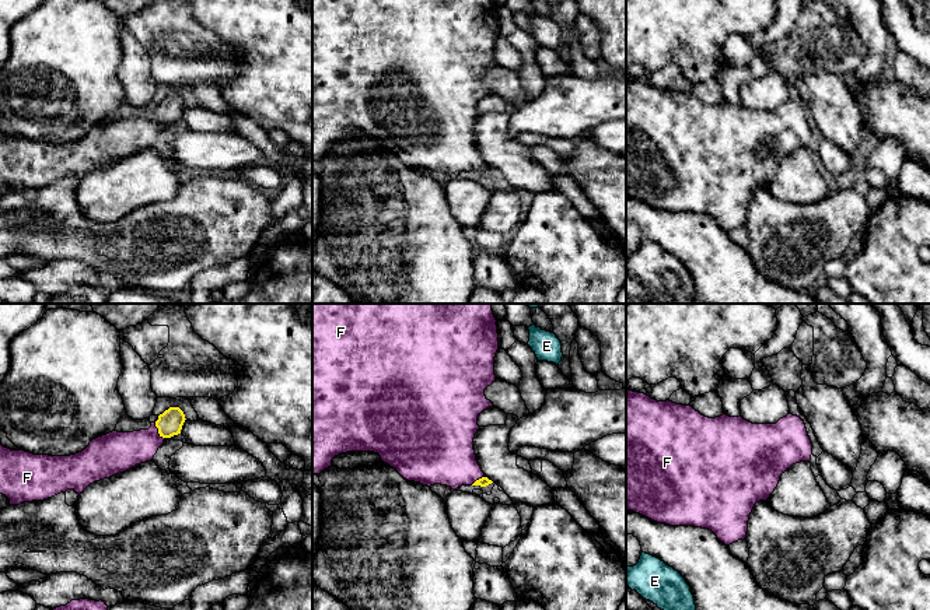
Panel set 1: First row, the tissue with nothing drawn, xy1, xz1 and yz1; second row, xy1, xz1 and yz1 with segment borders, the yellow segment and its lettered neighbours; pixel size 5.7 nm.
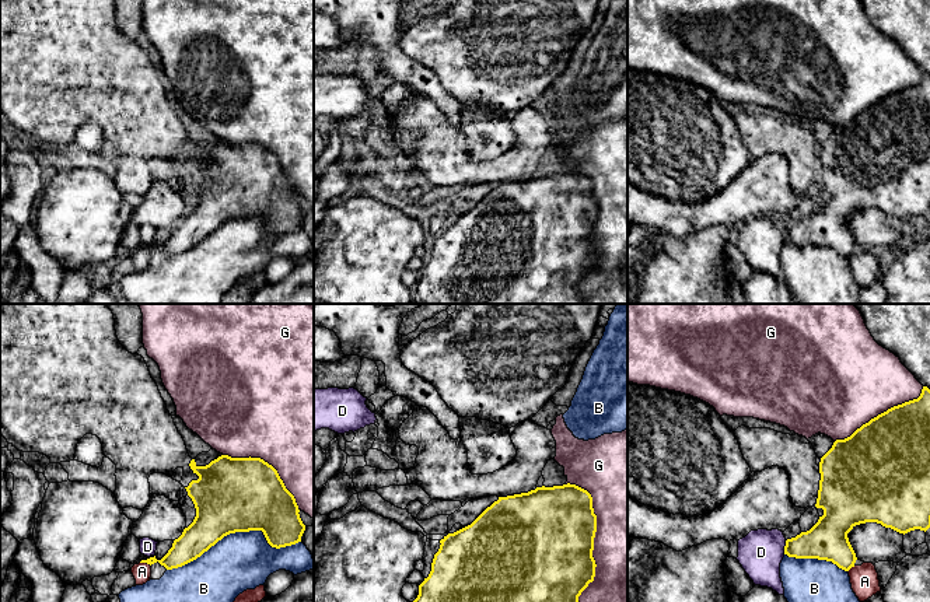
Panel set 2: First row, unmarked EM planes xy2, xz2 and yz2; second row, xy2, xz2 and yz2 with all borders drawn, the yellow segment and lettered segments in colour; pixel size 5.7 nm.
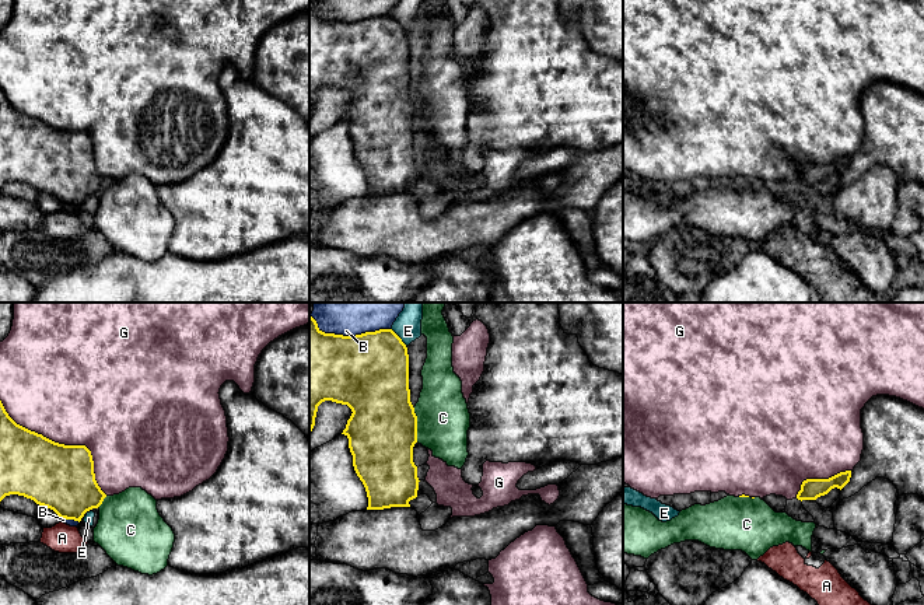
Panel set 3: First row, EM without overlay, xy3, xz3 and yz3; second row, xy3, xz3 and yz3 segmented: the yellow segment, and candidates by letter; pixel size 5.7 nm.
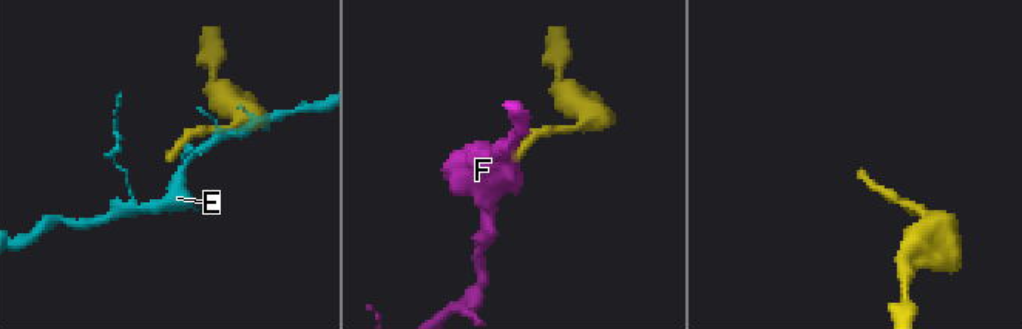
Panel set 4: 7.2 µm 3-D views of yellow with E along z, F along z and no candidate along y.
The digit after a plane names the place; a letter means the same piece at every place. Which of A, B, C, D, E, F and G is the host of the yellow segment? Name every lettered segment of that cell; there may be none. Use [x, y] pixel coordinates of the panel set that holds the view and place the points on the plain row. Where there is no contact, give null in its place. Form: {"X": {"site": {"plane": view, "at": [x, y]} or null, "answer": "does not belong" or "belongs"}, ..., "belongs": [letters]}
{"A": {"site": {"plane": "xy2", "at": [146, 248]}, "answer": "does not belong"}, "B": {"site": {"plane": "xy2", "at": [236, 217]}, "answer": "does not belong"}, "C": {"site": {"plane": "xz3", "at": [416, 111]}, "answer": "does not belong"}, "D": {"site": {"plane": "yz2", "at": [785, 234]}, "answer": "does not belong"}, "E": {"site": {"plane": "xz3", "at": [398, 23]}, "answer": "does not belong"}, "F": {"site": {"plane": "xy1", "at": [158, 116]}, "answer": "belongs"}, "G": {"site": {"plane": "xz2", "at": [593, 231]}, "answer": "does not belong"}, "belongs": ["F"]}

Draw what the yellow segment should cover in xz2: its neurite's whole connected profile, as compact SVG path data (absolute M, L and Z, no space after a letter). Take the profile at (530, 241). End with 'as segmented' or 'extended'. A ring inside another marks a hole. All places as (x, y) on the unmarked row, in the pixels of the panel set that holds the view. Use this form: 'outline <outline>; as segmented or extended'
outline M576 171L499 183L471 211L440 227L431 258L412 288L415 298L419 304L585 304L578 283L595 263L595 218L592 183Z; as segmented

